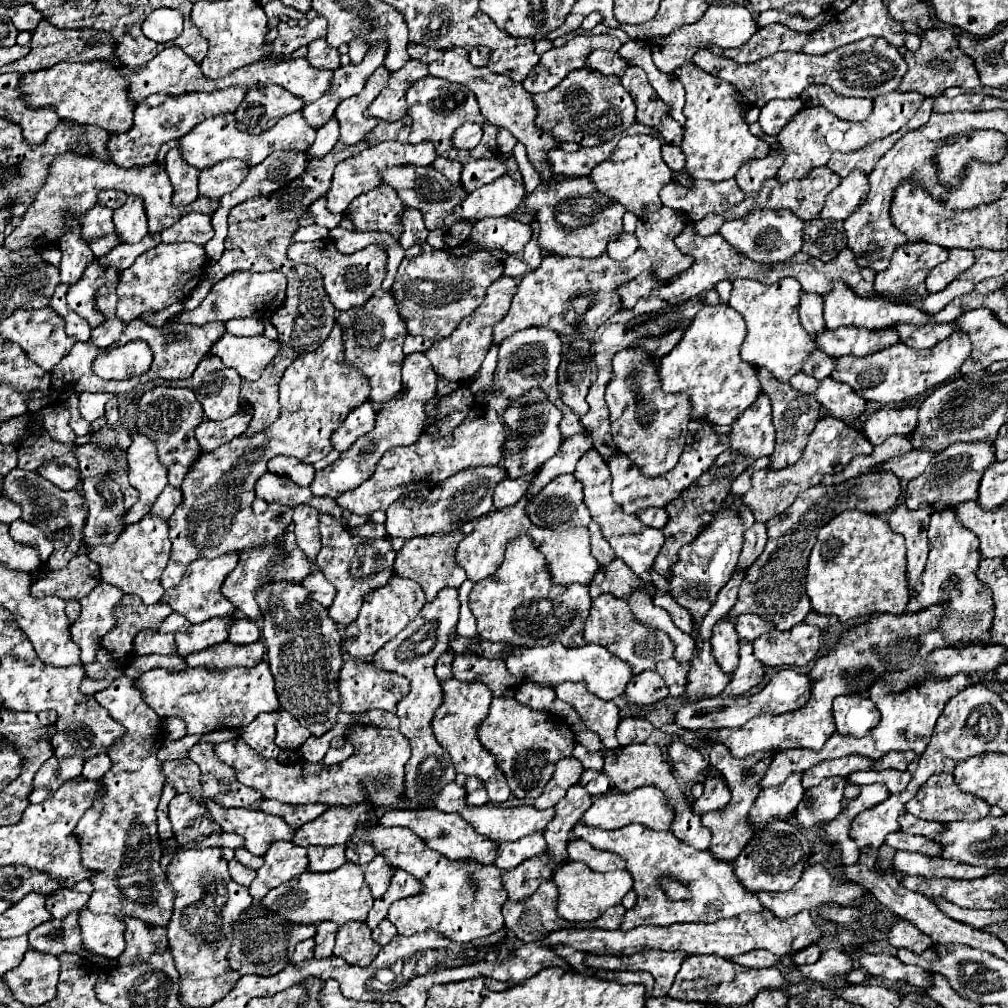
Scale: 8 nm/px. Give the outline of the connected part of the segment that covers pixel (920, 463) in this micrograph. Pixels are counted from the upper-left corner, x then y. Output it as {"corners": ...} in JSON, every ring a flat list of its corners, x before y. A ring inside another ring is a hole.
{"corners":[[911,449,911,451,907,451,901,457,889,459,887,463,883,463,877,469,881,469,881,471,893,471,903,481,909,481,909,479,919,477,925,471,925,467,933,459,933,455,935,455,933,451,917,451,917,449]]}

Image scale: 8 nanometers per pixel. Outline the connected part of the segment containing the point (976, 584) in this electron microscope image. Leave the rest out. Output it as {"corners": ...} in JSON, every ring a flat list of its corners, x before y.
{"corners":[[951,509,939,511,931,515,929,523,929,557,923,571,923,579,915,585,917,597,913,597,905,611,907,613,919,613,923,609,929,609,931,605,937,605,943,601,945,595,949,595,949,601,941,605,943,615,939,617,937,633,943,635,945,643,949,647,955,647,959,643,971,643,971,645,989,645,991,633,993,633,993,593,987,585,983,585,977,579,977,567,979,567,979,539,973,535,973,531,967,531,953,515]]}

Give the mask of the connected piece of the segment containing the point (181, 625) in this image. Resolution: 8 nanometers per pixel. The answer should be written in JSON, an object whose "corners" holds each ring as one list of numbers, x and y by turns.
{"corners":[[171,613,171,615,161,623,159,631,161,631,161,633,177,633,177,631,187,631,189,627,191,627,191,623,189,623,183,615]]}

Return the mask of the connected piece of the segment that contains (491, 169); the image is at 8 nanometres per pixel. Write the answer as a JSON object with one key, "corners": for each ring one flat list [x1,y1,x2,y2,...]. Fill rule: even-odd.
{"corners":[[467,159,461,169,461,185,467,193,471,193,501,175,505,175,501,159]]}

